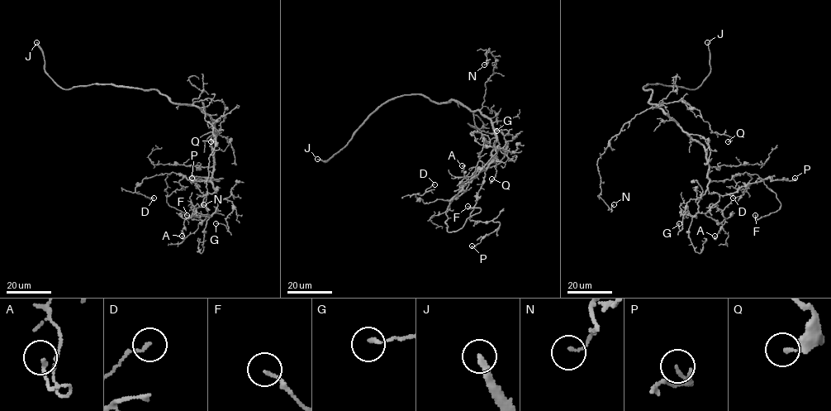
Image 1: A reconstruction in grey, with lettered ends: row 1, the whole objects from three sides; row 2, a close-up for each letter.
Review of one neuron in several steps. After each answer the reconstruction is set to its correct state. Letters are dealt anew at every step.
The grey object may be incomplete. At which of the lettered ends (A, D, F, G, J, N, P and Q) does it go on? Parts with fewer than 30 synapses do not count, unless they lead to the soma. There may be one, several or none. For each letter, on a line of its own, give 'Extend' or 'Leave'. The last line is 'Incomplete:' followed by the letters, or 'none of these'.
A: Leave
D: Leave
F: Leave
G: Leave
J: Extend
N: Leave
P: Leave
Q: Leave
Incomplete: J

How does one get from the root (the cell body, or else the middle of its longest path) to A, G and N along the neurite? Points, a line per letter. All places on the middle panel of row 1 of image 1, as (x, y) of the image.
A: (492, 123), (495, 160), (485, 170), (479, 161), (470, 176), (464, 175), (462, 165)
G: (492, 123), (496, 142), (491, 160), (513, 138), (505, 129), (496, 131)
N: (492, 123), (480, 111), (484, 101), (485, 83), (493, 74), (496, 64), (490, 48), (484, 64)

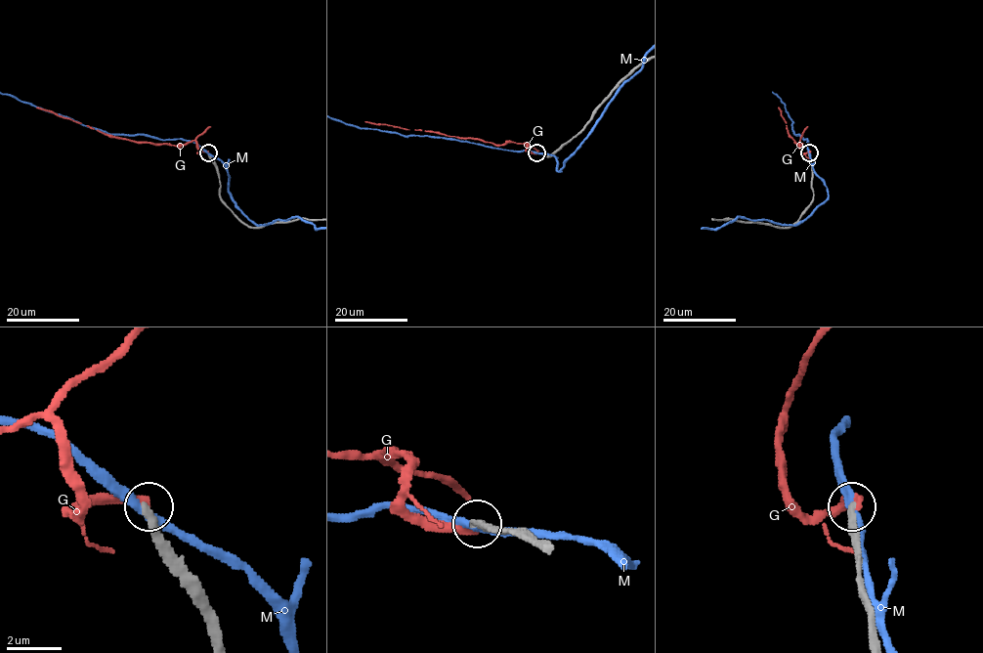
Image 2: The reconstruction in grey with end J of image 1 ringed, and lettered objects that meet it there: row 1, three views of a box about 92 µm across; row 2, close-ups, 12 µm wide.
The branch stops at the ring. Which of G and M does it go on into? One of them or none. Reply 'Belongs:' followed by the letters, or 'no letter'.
Belongs: no letter

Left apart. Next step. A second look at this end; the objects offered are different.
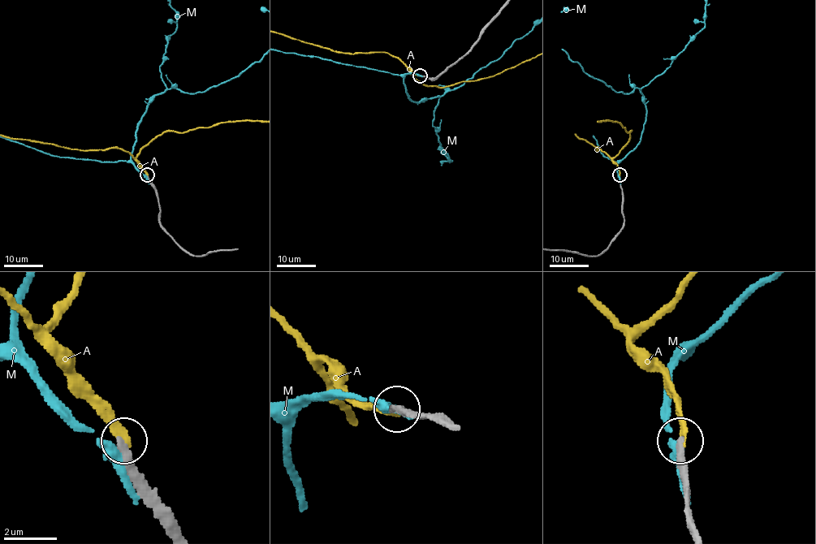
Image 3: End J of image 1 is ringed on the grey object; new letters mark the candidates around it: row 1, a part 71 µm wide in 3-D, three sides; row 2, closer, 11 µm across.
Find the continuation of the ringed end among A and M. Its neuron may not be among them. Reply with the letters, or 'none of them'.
A

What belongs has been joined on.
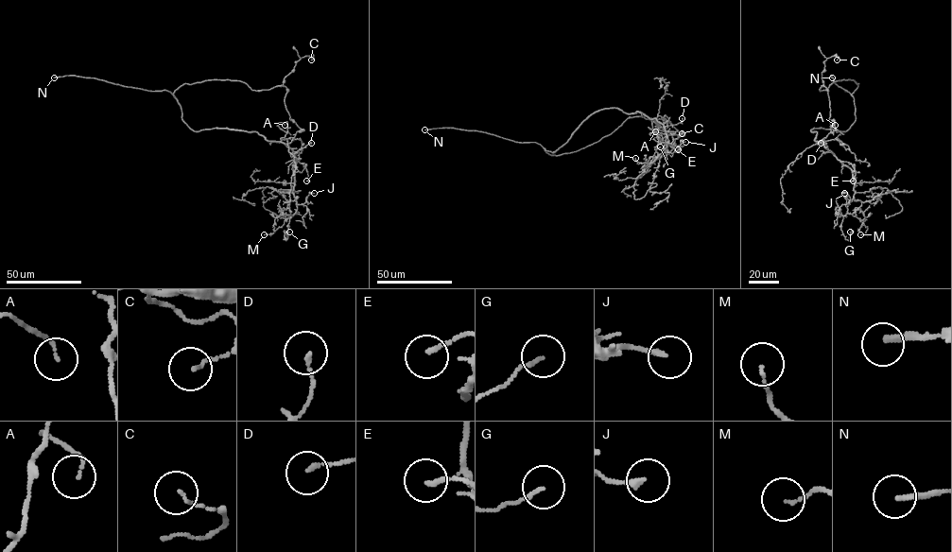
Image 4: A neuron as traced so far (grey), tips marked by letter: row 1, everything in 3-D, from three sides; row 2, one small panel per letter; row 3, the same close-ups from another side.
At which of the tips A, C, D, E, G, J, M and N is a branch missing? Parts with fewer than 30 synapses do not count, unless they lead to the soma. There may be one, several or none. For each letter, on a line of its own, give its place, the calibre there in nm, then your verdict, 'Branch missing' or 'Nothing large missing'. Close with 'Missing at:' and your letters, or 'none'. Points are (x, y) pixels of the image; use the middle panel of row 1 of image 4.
A: Place: (655, 131). Thickness 100 nm. Nothing large missing
C: Place: (682, 133). Thickness 90 nm. Nothing large missing
D: Place: (682, 118). Thickness 130 nm. Nothing large missing
E: Place: (678, 149). Thickness 160 nm. Nothing large missing
G: Place: (660, 146). Thickness 110 nm. Nothing large missing
J: Place: (685, 142). Thickness 160 nm. Nothing large missing
M: Place: (635, 158). Thickness 100 nm. Nothing large missing
N: Place: (424, 129). Thickness 200 nm. Nothing large missing
Missing at: none

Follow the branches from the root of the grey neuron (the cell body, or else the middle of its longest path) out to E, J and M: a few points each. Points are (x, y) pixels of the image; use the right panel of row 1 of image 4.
E: (830, 129), (810, 130), (817, 132), (815, 140), (821, 141), (838, 159), (854, 164), (856, 175), (853, 181)
J: (830, 129), (810, 130), (817, 132), (816, 141), (851, 169), (855, 194), (847, 204), (850, 198), (844, 193)
M: (830, 129), (810, 130), (817, 132), (816, 141), (851, 169), (855, 194), (847, 212), (867, 228), (860, 234)

